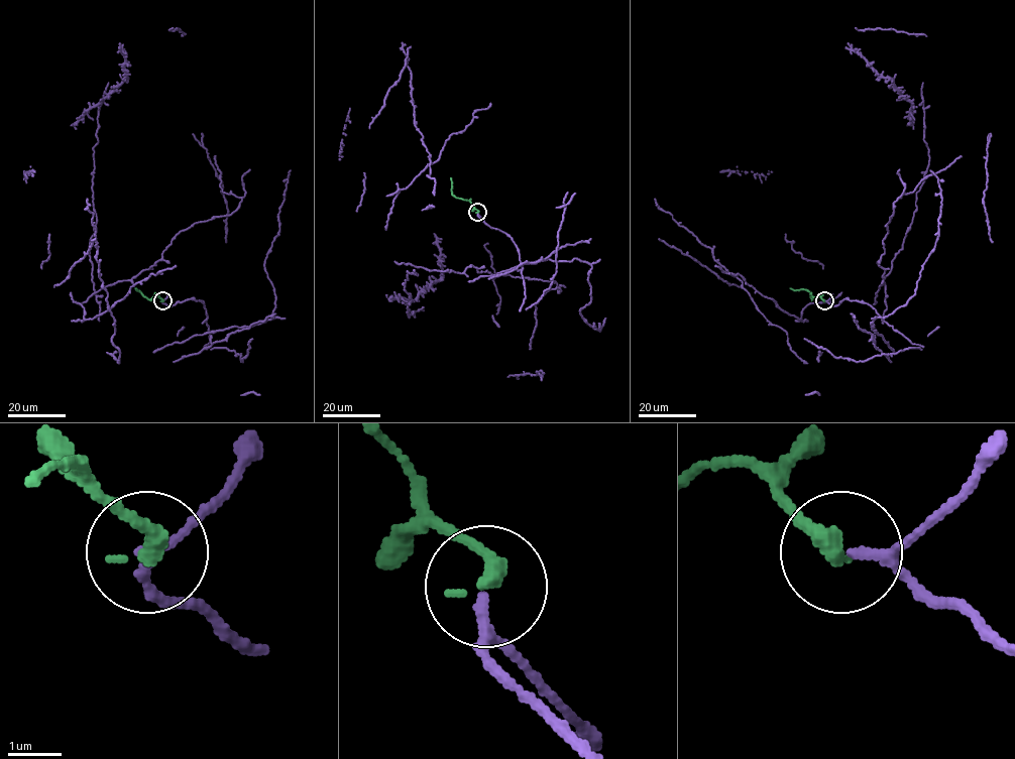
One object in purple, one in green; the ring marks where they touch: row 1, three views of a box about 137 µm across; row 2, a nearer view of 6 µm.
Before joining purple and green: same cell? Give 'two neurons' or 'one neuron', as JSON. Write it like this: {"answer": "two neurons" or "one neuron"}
{"answer": "one neuron"}

